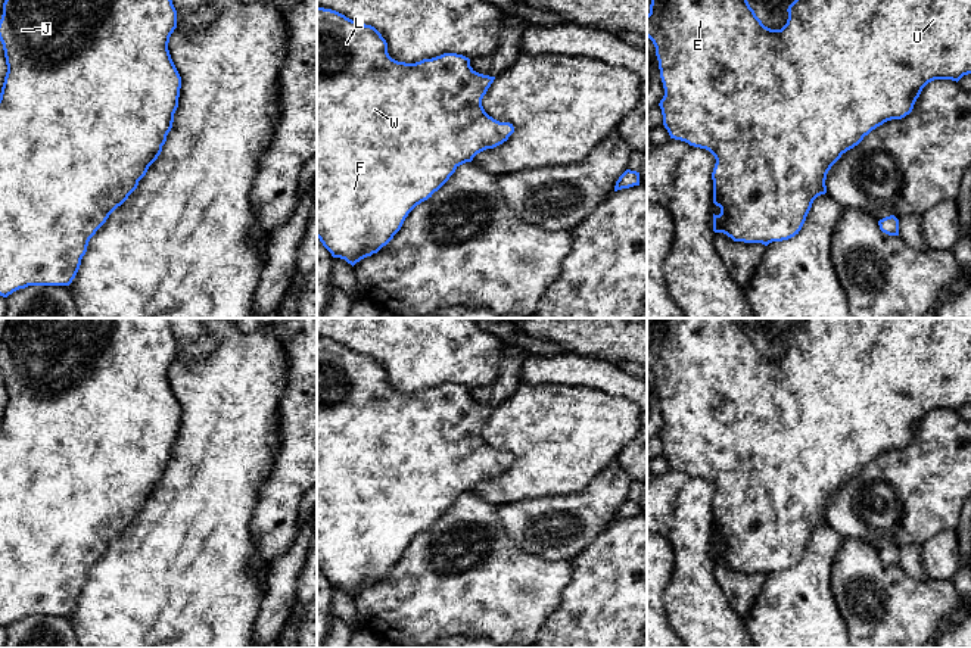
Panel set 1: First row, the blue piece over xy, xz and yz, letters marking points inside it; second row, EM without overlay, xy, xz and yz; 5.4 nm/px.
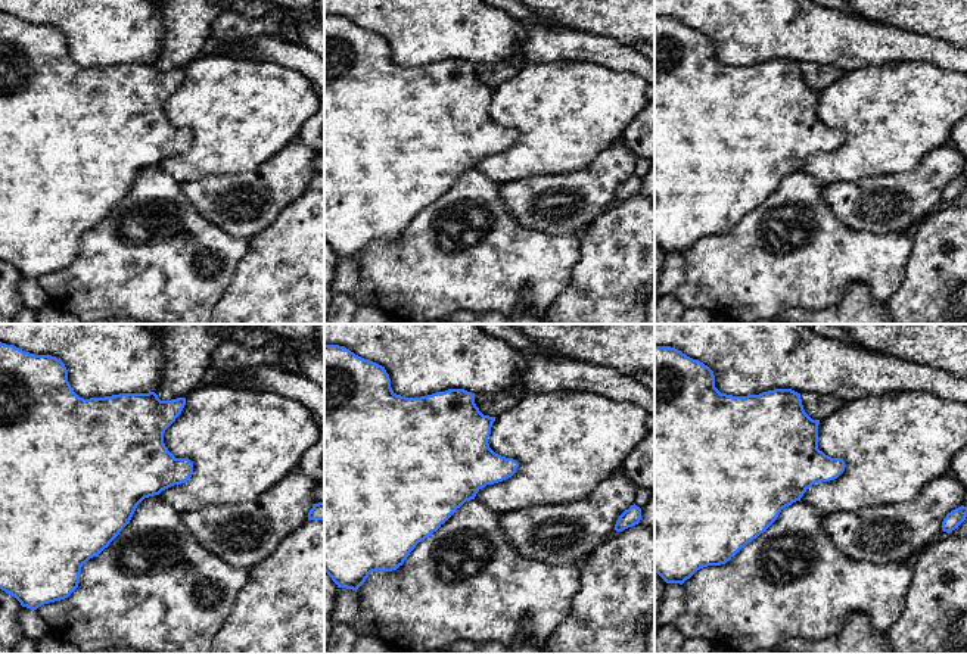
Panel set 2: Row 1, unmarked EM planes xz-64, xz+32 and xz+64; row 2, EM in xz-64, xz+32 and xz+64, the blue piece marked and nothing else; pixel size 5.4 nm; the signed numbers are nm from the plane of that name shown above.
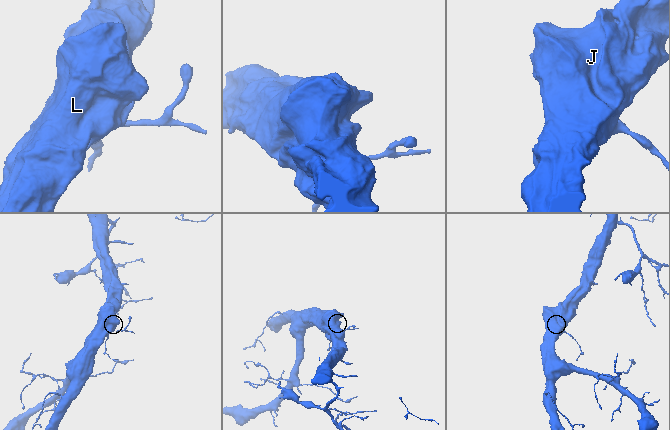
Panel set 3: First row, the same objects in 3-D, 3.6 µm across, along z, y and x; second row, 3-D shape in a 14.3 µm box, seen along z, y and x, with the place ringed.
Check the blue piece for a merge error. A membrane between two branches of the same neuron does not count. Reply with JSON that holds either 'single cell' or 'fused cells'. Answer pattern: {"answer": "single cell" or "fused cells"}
{"answer": "single cell"}

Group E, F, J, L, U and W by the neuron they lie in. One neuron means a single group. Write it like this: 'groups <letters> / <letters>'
groups E F J L U W

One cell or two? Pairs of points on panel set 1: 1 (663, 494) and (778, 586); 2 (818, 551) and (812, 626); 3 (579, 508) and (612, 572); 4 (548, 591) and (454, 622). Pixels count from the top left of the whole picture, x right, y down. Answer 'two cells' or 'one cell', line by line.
1: two cells
2: one cell
3: two cells
4: one cell

